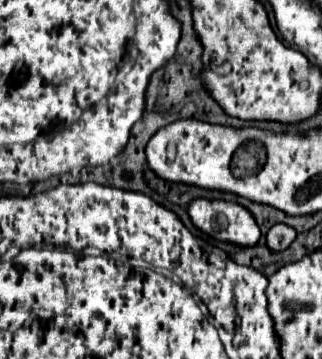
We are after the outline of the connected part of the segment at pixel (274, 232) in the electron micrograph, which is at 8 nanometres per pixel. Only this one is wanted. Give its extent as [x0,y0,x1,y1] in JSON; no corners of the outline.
[267,224,295,252]

